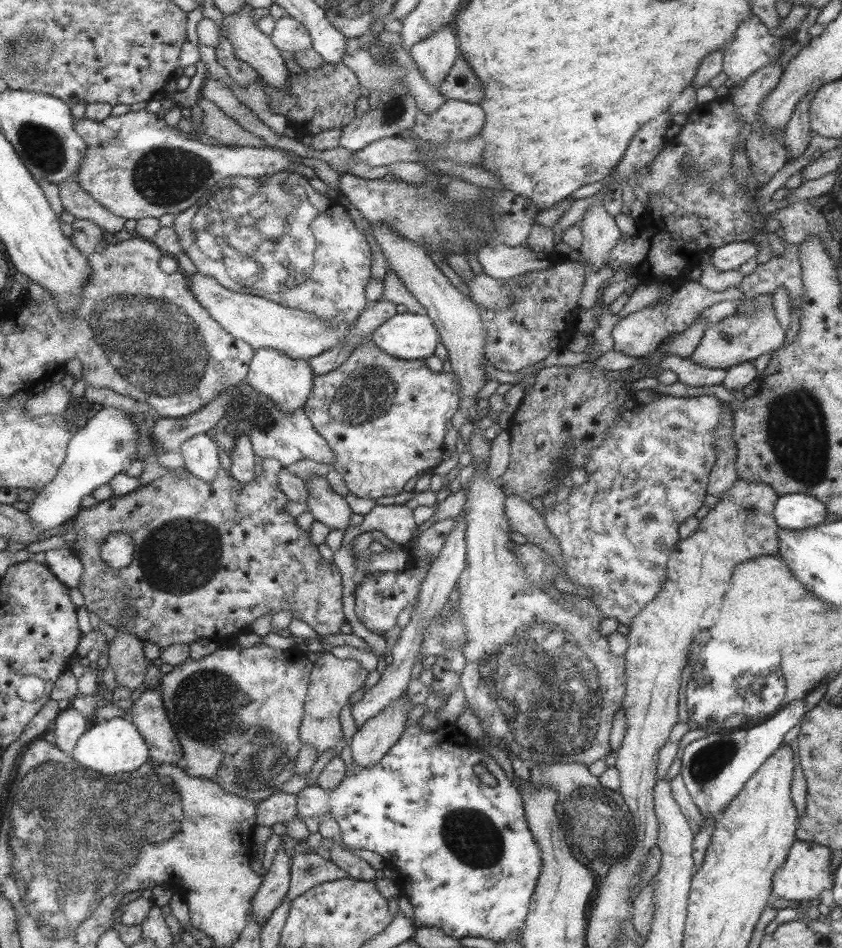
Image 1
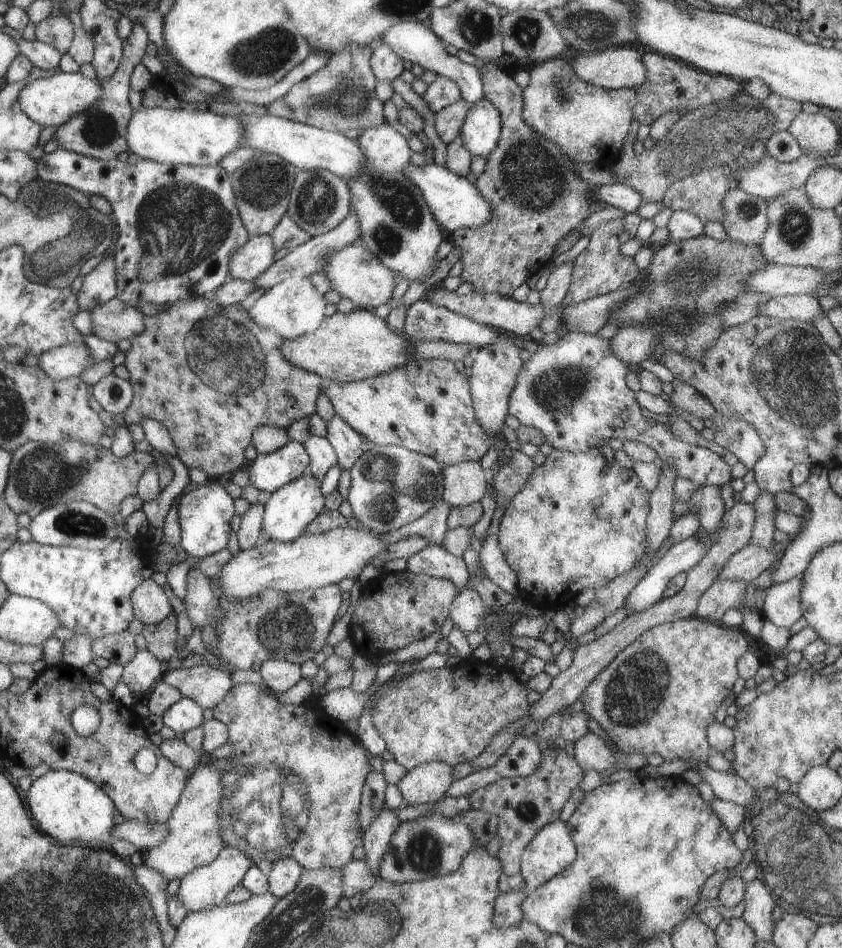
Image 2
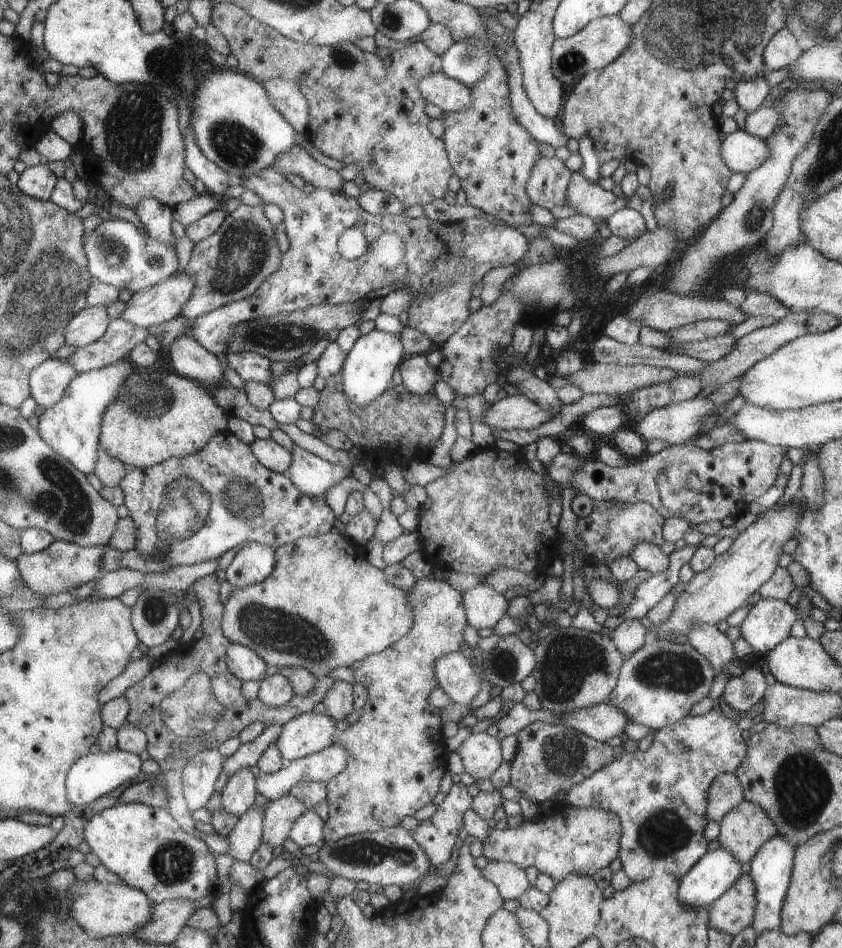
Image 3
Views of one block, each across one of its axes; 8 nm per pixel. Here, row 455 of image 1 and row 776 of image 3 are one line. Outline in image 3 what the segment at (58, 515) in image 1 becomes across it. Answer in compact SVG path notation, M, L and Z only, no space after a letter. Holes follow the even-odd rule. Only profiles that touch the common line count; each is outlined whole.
M122 749L104 752L101 750L98 754L87 754L73 764L66 779L66 788L68 791L68 800L75 805L89 805L97 801L100 797L110 794L117 788L120 788L133 780L141 768L141 758L139 755L133 755L131 752Z

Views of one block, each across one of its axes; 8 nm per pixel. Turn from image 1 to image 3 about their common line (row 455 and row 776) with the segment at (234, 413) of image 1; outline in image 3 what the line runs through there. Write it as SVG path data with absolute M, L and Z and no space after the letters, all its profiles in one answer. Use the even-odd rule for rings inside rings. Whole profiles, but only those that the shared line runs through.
M334 743L320 752L284 763L276 773L260 772L254 778L254 792L266 801L277 801L299 782L325 783L336 777L347 760L348 751Z

